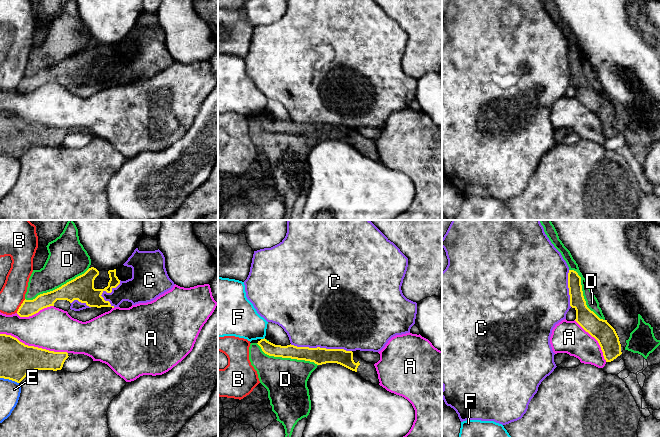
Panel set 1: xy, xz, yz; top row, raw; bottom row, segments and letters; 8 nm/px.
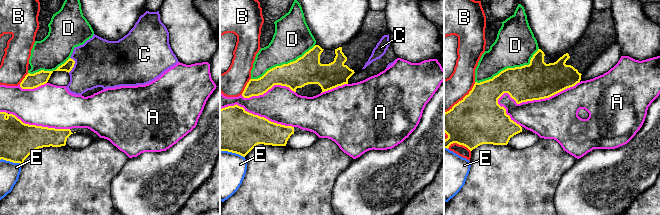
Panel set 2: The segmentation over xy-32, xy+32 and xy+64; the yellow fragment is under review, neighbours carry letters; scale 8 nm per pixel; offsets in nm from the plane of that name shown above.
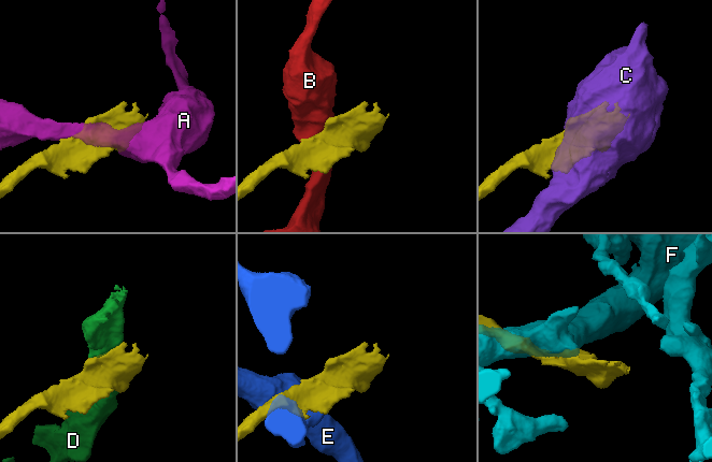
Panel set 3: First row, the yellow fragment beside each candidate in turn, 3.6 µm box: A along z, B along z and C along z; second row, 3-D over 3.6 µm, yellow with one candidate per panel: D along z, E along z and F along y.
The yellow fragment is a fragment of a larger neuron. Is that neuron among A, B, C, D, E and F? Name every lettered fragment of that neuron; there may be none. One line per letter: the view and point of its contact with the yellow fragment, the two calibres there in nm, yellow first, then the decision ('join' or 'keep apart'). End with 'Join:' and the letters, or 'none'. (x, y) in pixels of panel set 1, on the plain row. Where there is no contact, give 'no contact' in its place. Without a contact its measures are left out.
A: xy (33, 122) | 280/340 nm | keep apart
B: xy (20, 82) | 130/200 nm | keep apart
C: xz (321, 124) | 140/480 nm | keep apart
D: xy (57, 64) | 200/320 nm | keep apart
E: xy (9, 155) | 280/160 nm | keep apart
F: xz (262, 115) | 110/300 nm | keep apart
Join: none

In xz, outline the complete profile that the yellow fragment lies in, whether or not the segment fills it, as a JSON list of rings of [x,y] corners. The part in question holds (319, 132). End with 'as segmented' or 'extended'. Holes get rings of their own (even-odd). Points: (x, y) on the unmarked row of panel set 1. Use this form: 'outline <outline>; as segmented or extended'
outline [[[265,114],[257,119],[262,127],[274,133],[291,134],[314,138],[317,141],[326,139],[337,139],[352,147],[355,147],[364,156],[372,160],[379,161],[378,150],[374,140],[362,136],[352,127],[344,125],[326,125],[326,124],[309,124],[297,123],[294,121],[275,121]]]; extended

